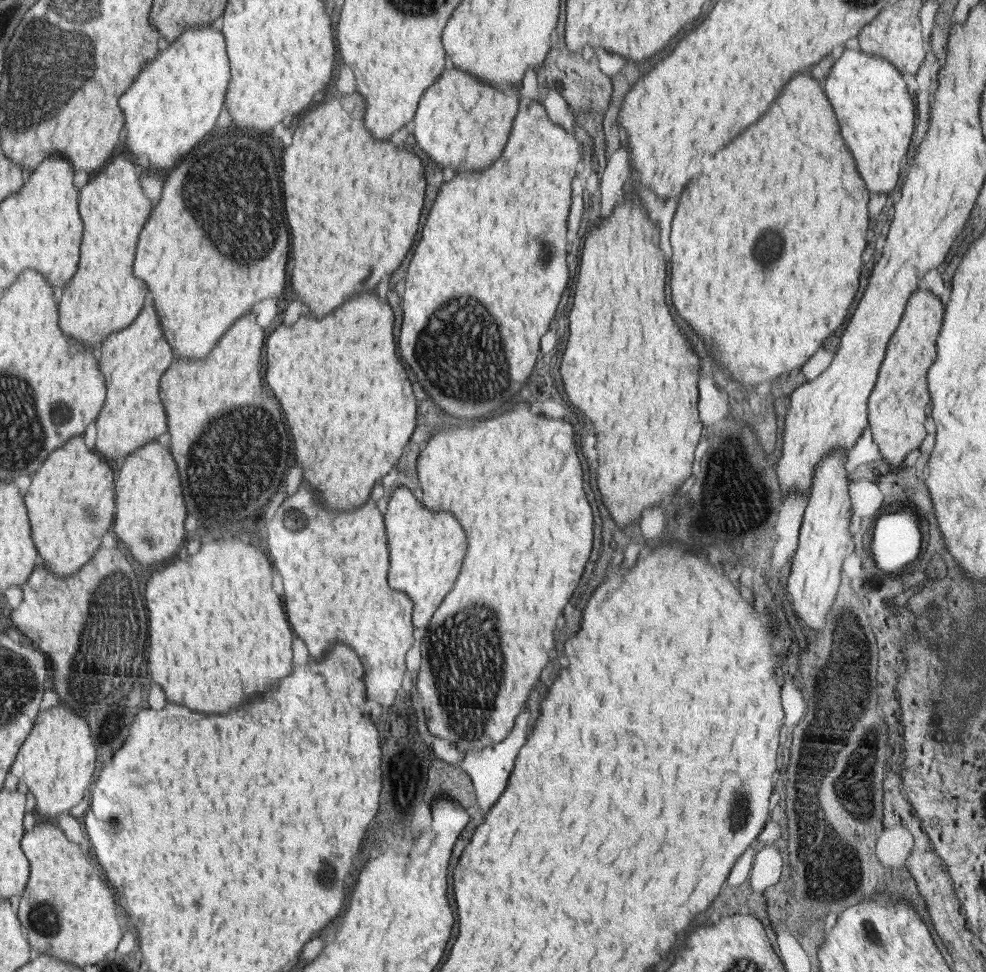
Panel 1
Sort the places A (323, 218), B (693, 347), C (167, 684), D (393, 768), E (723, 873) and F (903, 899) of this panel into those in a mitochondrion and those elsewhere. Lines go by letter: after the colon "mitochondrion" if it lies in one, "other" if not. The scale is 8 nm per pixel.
A: other
B: other
C: other
D: other
E: other
F: other

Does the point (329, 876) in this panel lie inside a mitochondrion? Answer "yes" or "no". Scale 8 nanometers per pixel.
yes

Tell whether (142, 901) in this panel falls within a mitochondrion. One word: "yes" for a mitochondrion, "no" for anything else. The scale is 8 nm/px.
no

